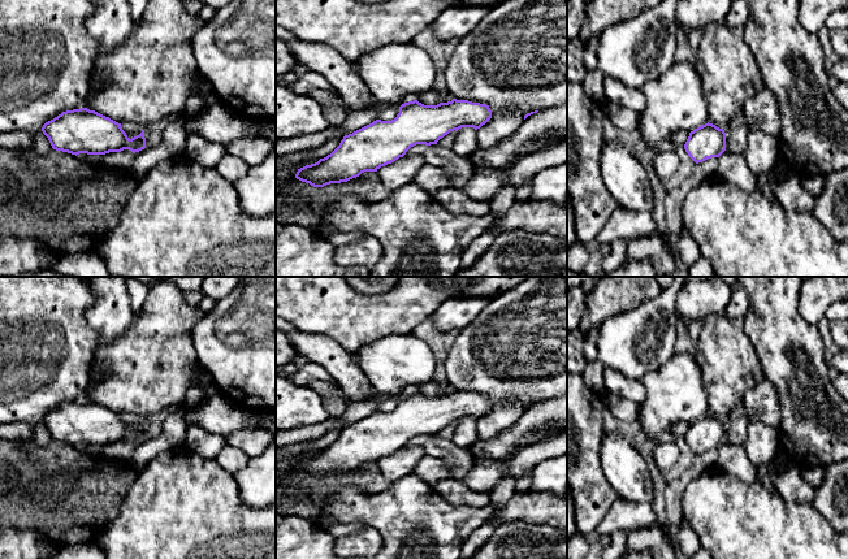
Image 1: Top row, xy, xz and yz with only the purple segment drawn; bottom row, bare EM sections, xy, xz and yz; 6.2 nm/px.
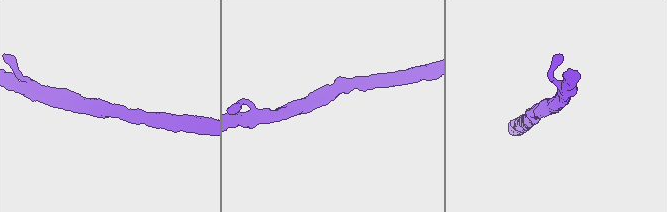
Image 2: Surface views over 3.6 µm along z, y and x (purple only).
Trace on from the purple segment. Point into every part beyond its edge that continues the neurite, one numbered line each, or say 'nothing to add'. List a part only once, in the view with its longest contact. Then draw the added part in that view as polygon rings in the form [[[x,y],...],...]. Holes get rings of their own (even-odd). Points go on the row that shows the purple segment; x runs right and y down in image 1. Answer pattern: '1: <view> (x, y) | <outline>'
nothing to add

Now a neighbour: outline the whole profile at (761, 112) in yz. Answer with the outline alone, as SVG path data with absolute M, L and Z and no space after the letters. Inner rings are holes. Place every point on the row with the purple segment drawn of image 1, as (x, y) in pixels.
M763 87L744 107L744 117L749 130L758 130L775 140L780 135L780 110L775 95Z

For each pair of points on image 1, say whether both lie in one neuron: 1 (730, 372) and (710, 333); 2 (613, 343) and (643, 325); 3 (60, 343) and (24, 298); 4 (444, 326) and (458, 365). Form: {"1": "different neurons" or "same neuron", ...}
{"1": "same neuron", "2": "same neuron", "3": "same neuron", "4": "different neurons"}

